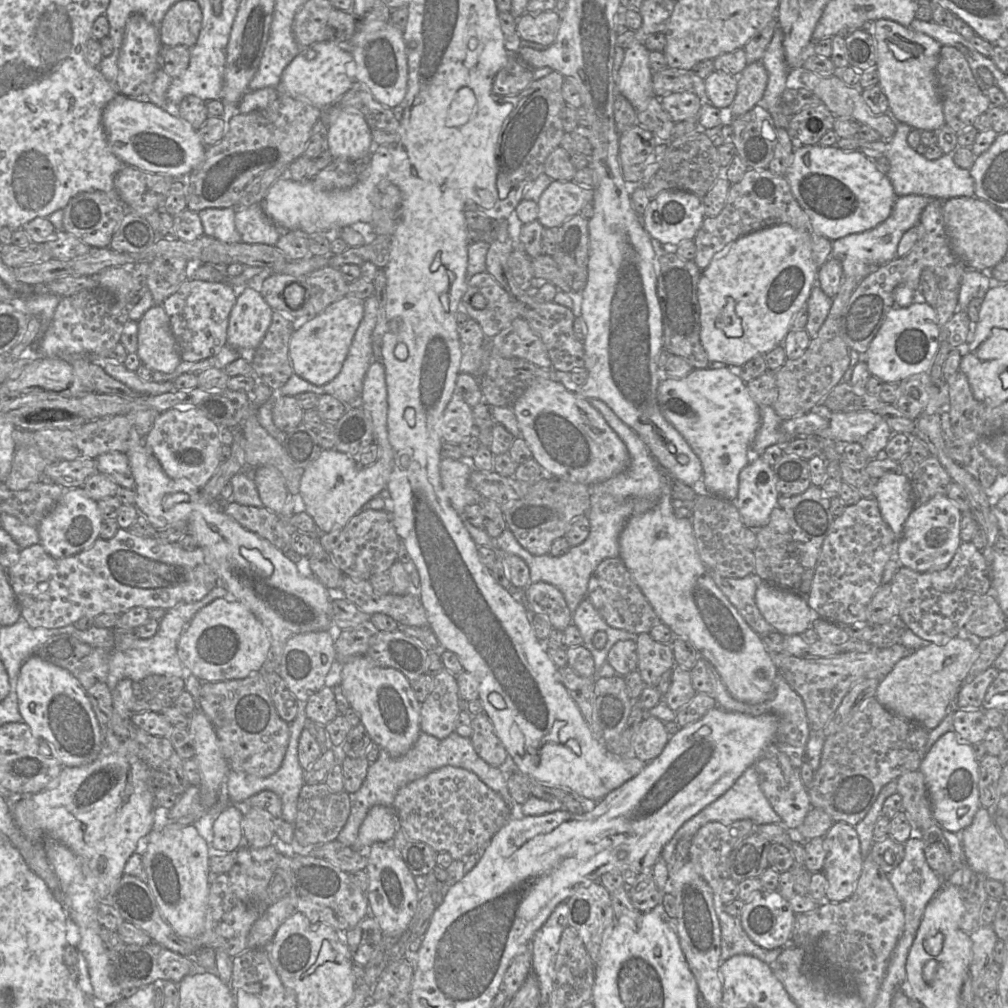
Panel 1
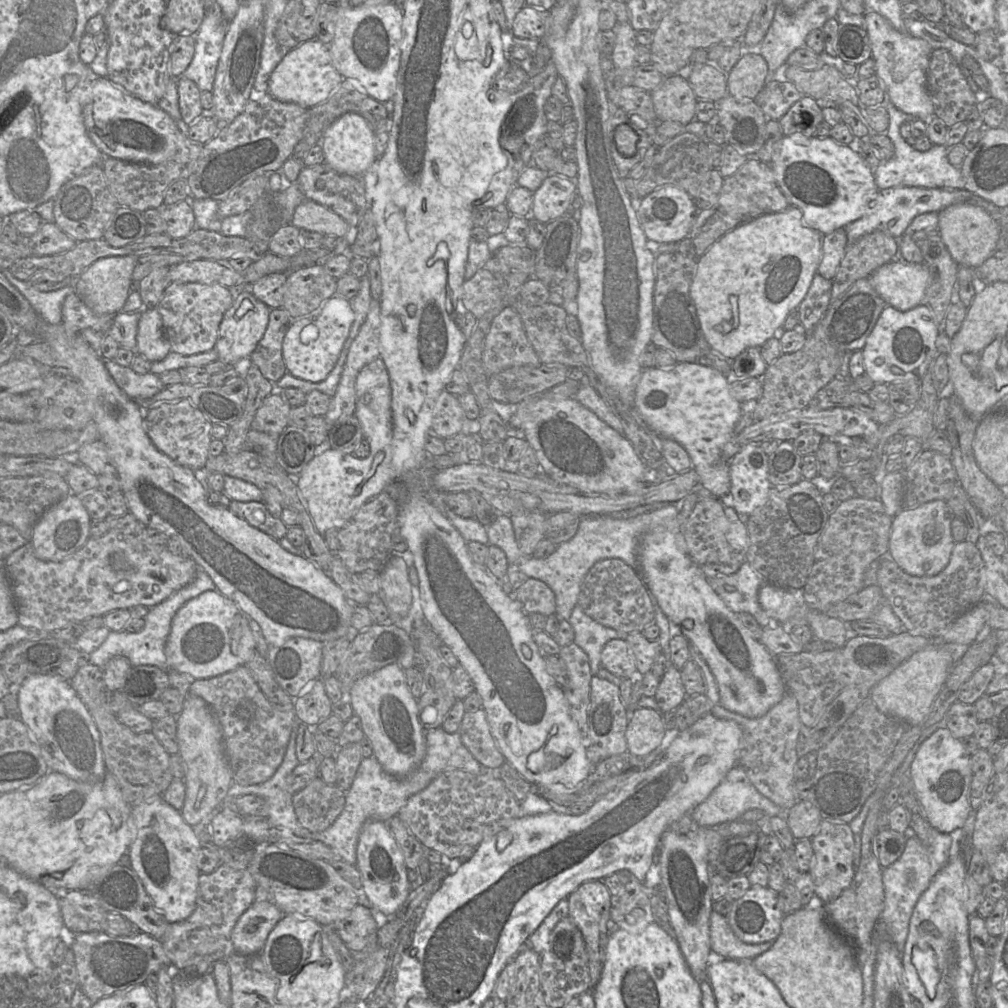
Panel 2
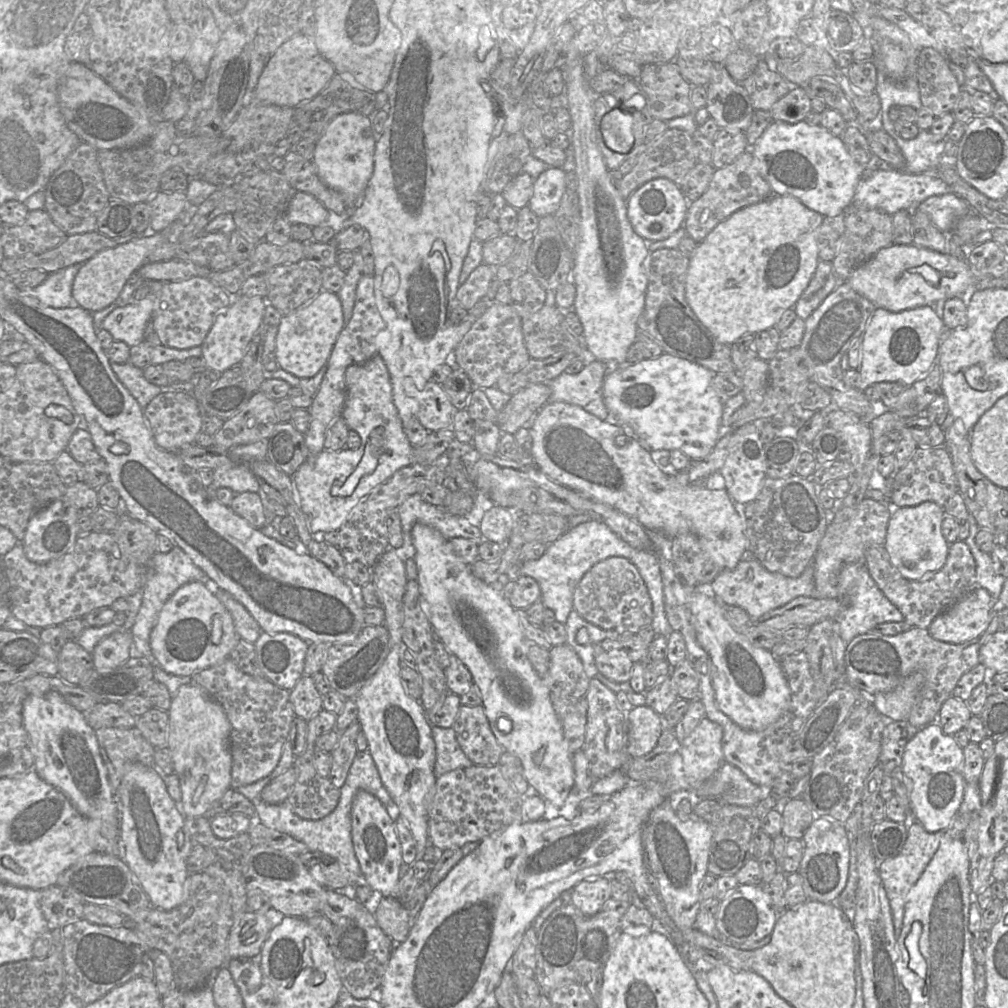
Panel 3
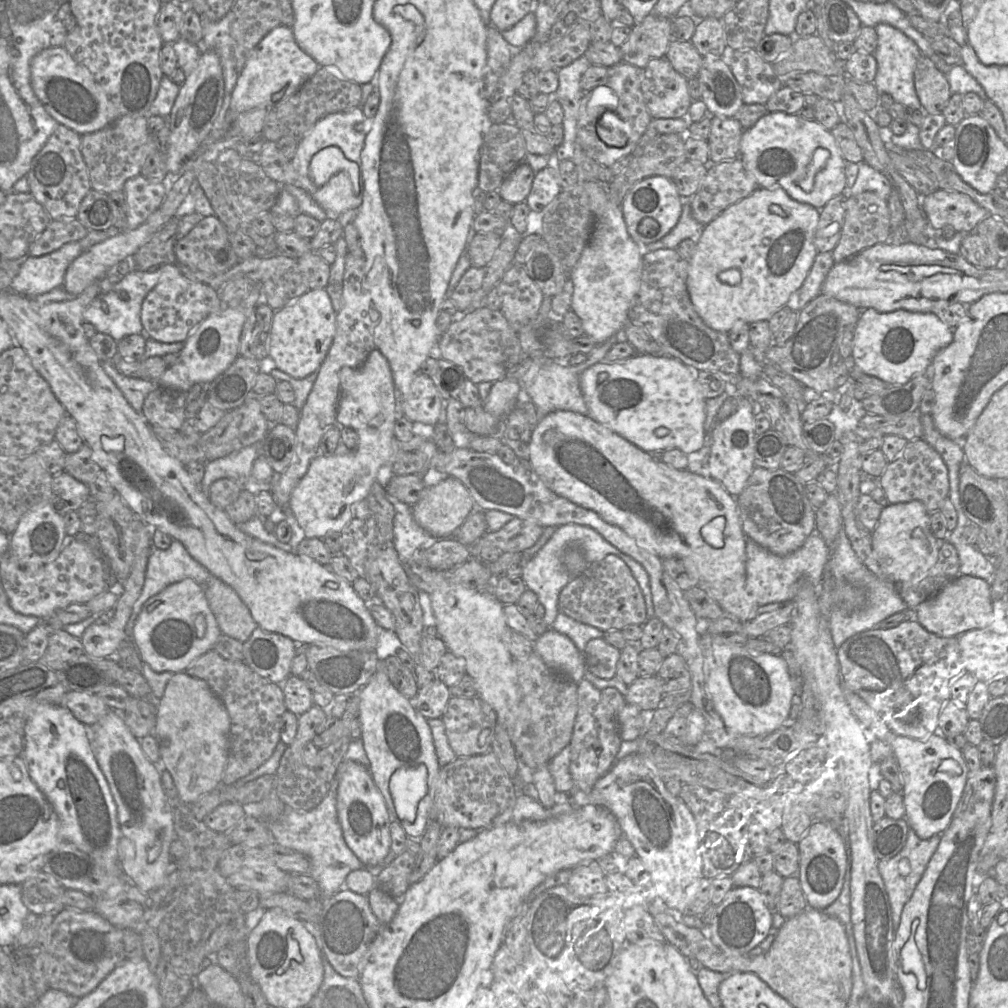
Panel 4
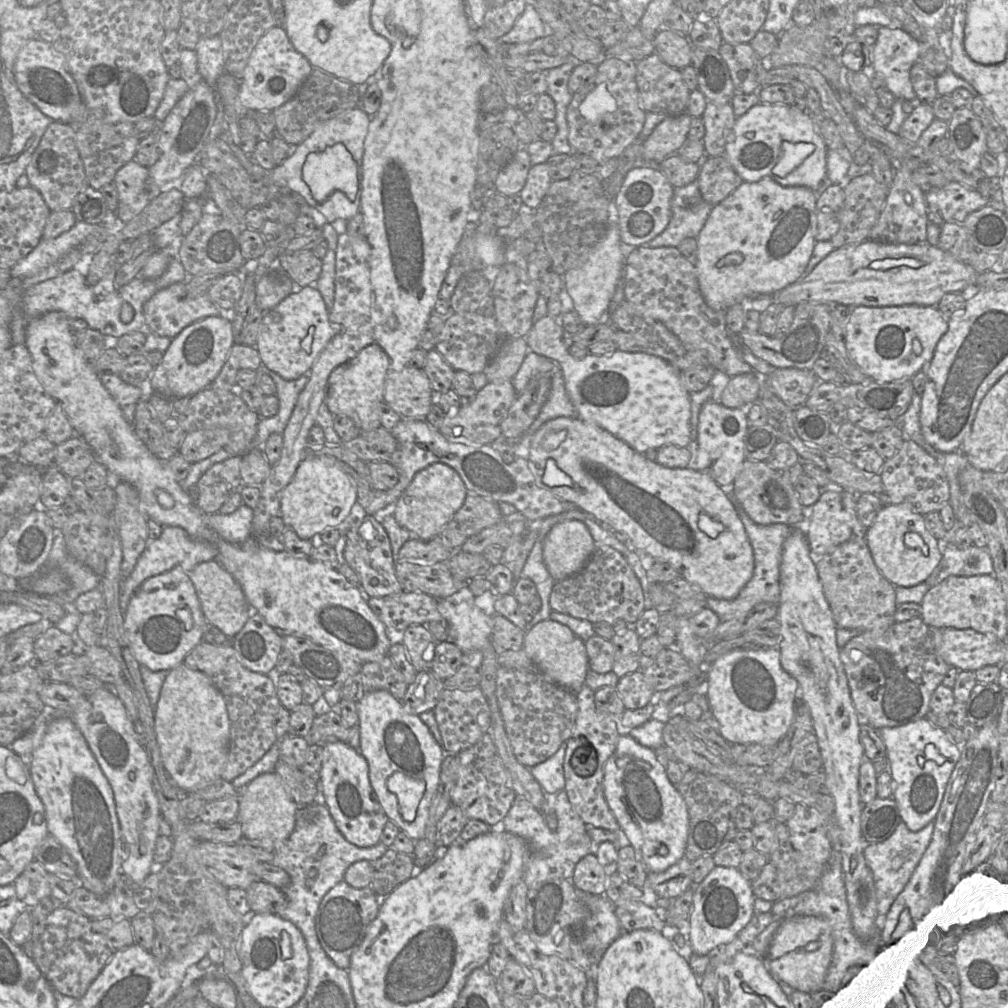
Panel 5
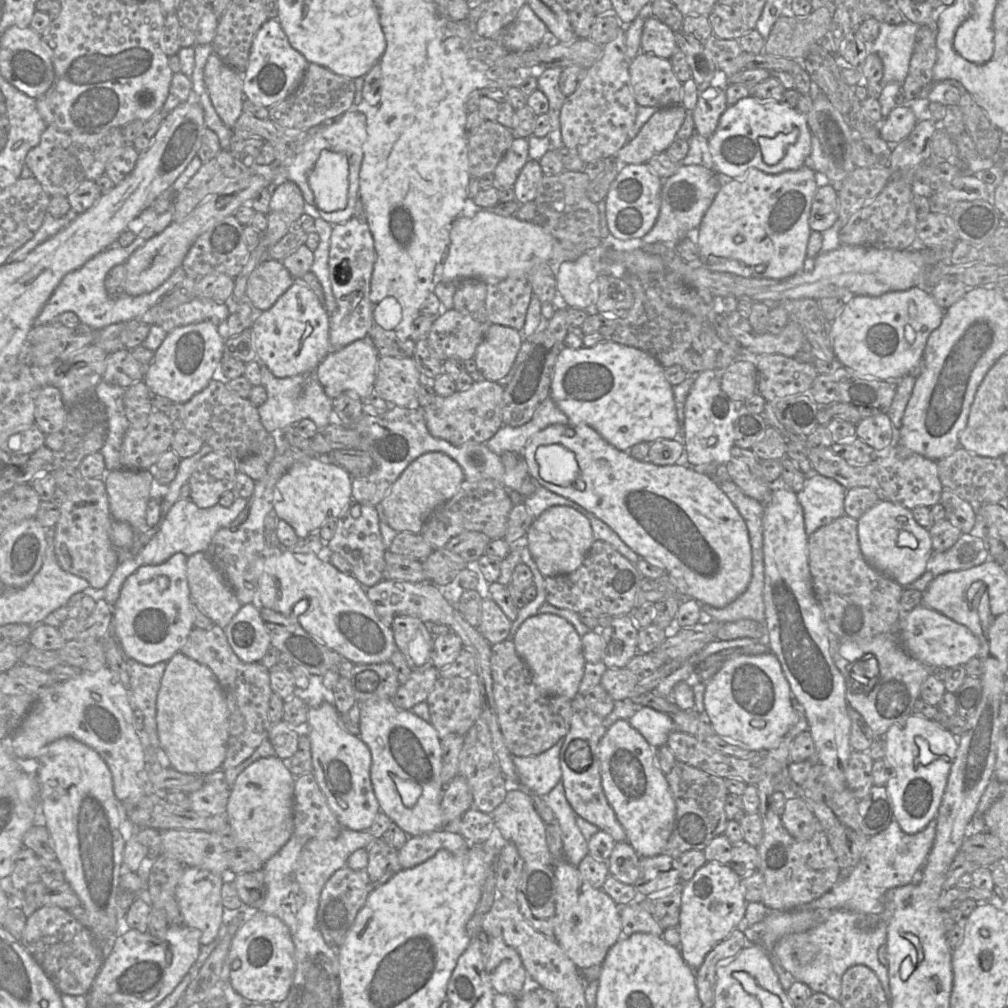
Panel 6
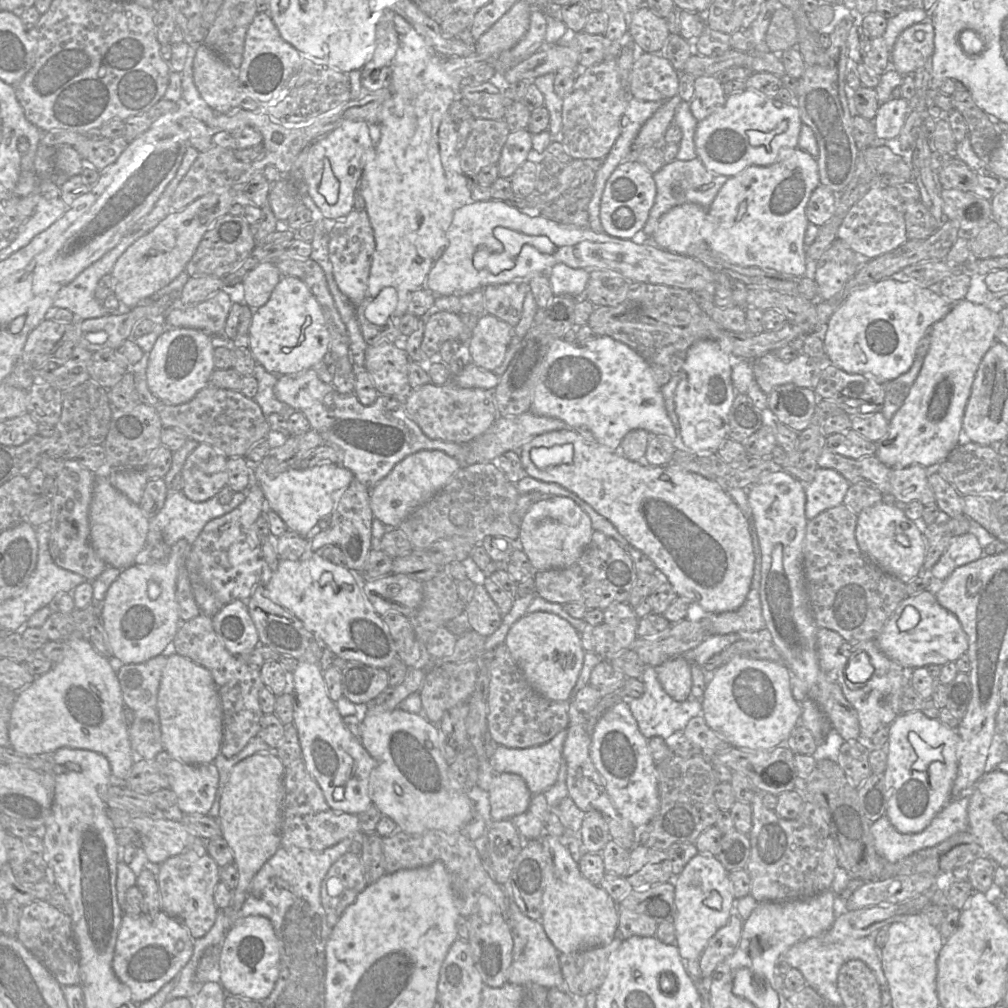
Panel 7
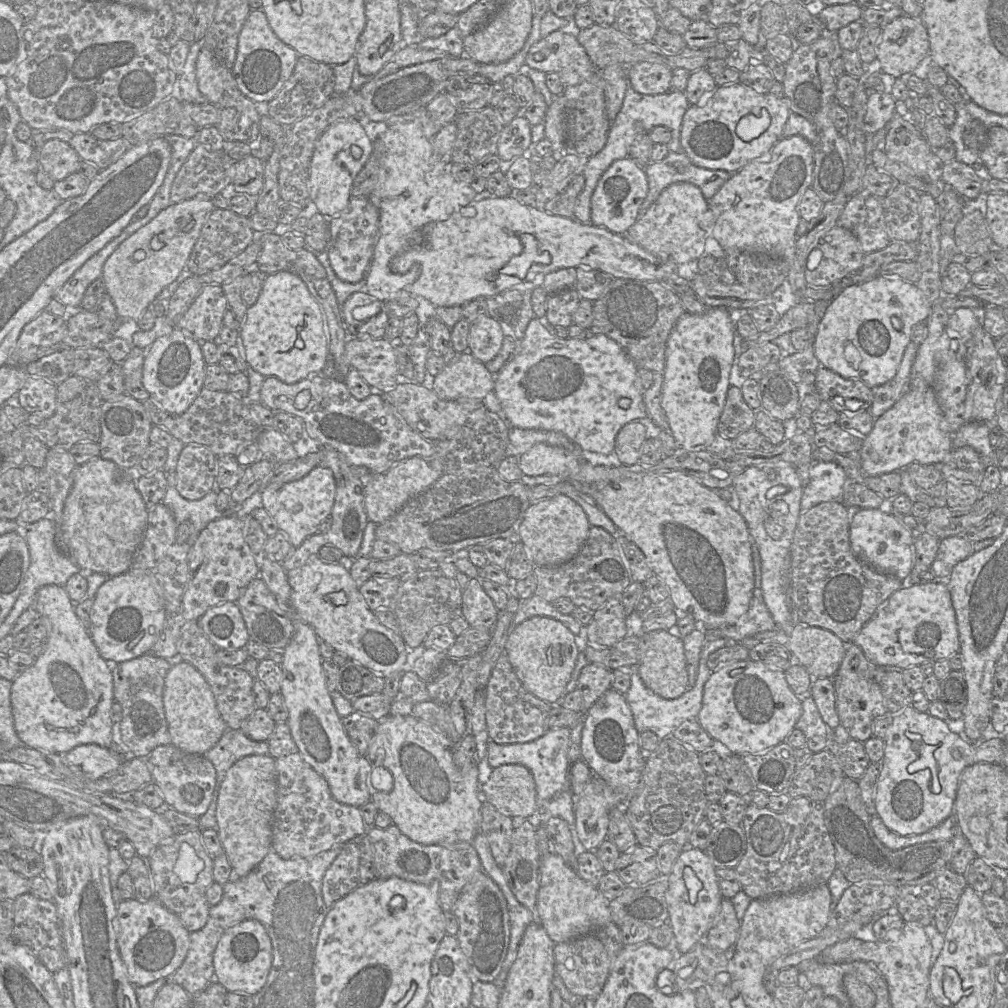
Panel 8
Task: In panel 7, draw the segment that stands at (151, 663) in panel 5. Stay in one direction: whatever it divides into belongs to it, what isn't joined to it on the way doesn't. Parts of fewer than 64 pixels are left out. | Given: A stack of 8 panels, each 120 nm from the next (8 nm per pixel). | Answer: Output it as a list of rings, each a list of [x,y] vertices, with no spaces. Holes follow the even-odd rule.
[[[185,539],[178,540],[169,556],[161,562],[133,564],[121,570],[101,601],[101,623],[107,633],[113,657],[124,664],[138,664],[171,651],[181,619],[176,600],[179,569],[190,552]]]

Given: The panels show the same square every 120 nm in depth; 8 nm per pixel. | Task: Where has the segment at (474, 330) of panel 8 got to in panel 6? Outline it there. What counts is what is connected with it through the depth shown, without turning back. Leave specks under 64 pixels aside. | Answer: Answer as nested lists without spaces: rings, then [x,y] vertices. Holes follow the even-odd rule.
[[[489,324],[474,360],[483,377],[498,382],[511,370],[522,344],[519,331],[499,324]]]

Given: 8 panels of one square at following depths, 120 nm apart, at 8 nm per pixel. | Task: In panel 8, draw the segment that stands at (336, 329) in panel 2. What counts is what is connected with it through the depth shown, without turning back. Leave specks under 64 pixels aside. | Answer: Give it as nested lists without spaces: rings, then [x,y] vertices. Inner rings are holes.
[[[279,271],[265,276],[257,301],[248,306],[245,318],[239,326],[238,345],[242,349],[248,367],[264,377],[275,376],[287,384],[320,374],[330,358],[322,309],[305,282],[297,274],[289,271]]]

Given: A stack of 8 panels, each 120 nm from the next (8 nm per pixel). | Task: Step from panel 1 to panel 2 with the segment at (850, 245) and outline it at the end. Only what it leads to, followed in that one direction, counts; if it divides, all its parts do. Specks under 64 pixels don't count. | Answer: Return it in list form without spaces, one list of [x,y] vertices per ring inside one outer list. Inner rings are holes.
[[[904,186],[882,189],[879,192],[877,204],[870,214],[843,227],[847,236],[848,245],[874,231],[888,232],[895,239],[900,238],[916,216],[926,212],[939,212],[953,204],[966,203],[971,197],[971,194],[975,193],[966,189],[953,188]]]

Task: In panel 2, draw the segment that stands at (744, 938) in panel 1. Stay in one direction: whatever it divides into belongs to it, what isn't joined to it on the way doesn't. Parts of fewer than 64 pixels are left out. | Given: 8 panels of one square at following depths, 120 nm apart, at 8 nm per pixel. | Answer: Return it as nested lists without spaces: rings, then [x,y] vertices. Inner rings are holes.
[[[712,912],[710,916],[711,949],[726,959],[754,959],[769,950],[774,941],[747,944],[730,928],[724,915]]]

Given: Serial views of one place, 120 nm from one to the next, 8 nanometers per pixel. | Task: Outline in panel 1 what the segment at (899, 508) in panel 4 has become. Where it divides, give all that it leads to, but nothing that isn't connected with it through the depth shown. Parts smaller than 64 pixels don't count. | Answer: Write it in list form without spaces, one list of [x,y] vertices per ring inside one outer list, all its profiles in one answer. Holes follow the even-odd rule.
[[[937,495],[924,504],[915,505],[905,521],[902,536],[897,540],[895,558],[901,566],[920,573],[946,568],[962,543],[960,538],[961,519],[962,512],[947,495]]]

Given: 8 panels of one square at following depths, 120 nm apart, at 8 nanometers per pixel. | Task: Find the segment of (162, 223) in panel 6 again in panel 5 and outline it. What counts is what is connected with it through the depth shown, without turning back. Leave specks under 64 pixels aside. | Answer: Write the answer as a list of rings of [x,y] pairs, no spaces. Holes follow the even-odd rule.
[[[176,214],[169,221],[157,227],[151,234],[157,250],[161,250],[170,257],[165,272],[156,279],[145,279],[137,276],[128,284],[117,288],[115,285],[115,273],[117,265],[112,262],[108,272],[95,285],[86,283],[86,265],[74,267],[56,278],[44,281],[20,292],[19,300],[12,304],[12,317],[10,320],[10,332],[12,345],[25,345],[26,327],[28,323],[49,312],[62,312],[68,319],[83,319],[89,328],[98,330],[102,335],[119,339],[123,335],[140,331],[146,336],[150,332],[145,324],[143,313],[144,304],[158,291],[178,282],[185,282],[189,277],[179,259],[179,248],[182,241],[180,229],[181,214]],[[128,303],[134,310],[134,317],[129,323],[123,323],[120,318],[122,305]]]

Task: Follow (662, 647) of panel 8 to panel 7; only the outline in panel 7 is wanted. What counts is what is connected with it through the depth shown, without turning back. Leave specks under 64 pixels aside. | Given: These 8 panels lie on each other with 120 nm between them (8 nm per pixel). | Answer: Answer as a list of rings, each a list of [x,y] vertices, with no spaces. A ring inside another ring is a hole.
[[[683,656],[670,658],[655,669],[662,688],[673,700],[683,702],[690,697],[691,668]]]

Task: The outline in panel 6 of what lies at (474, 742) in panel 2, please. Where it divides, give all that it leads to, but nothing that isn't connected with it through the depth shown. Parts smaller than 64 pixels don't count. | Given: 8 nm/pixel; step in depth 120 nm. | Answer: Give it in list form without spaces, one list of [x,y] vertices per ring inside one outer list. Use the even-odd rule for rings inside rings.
[[[477,674],[453,678],[440,676],[426,703],[430,711],[431,724],[437,730],[440,739],[450,734],[465,736],[482,714],[482,701]]]

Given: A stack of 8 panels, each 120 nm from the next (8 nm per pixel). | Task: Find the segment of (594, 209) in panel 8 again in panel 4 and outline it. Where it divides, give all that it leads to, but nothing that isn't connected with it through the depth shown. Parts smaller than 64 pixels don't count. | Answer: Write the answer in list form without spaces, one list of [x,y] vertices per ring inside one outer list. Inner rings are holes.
[[[651,176],[636,183],[621,204],[627,231],[636,243],[654,243],[667,235],[678,223],[685,200],[679,195],[674,181],[665,176]]]

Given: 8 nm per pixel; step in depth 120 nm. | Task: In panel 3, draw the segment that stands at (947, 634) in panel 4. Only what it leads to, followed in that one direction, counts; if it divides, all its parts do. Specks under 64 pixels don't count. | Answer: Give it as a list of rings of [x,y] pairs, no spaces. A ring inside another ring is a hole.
[[[976,586],[963,598],[939,614],[928,627],[934,639],[961,644],[981,635],[990,621],[991,596]]]

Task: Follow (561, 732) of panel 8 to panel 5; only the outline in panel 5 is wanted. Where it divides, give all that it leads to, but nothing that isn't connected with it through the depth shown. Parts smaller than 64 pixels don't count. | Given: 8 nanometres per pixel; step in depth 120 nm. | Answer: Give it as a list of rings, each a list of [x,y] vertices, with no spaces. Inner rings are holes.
[[[566,742],[562,743],[553,756],[529,768],[546,795],[555,795],[559,791],[565,790],[563,763],[566,746]]]

